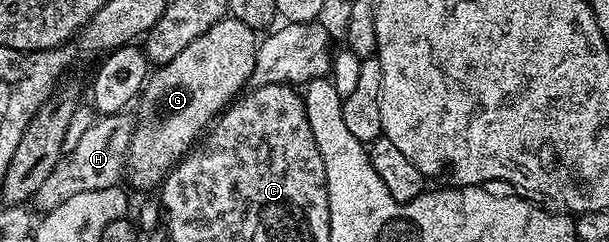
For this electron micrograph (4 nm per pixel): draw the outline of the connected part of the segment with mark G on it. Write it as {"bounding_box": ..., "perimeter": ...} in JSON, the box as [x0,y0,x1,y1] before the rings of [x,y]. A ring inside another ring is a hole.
{"bounding_box":[126,16,257,189],"perimeter":[[[225,16],[205,35],[197,35],[181,55],[176,55],[172,61],[158,66],[148,76],[143,92],[137,98],[139,114],[134,114],[135,131],[131,136],[127,152],[126,180],[131,180],[130,188],[151,189],[162,186],[163,178],[192,152],[195,140],[198,142],[204,136],[205,130],[218,118],[219,114],[233,101],[250,82],[251,72],[255,66],[255,51],[257,48],[257,33],[241,23],[241,19]]]}

